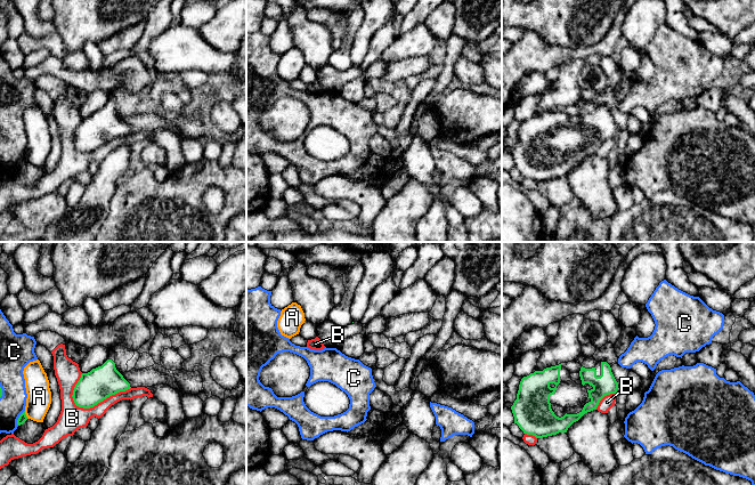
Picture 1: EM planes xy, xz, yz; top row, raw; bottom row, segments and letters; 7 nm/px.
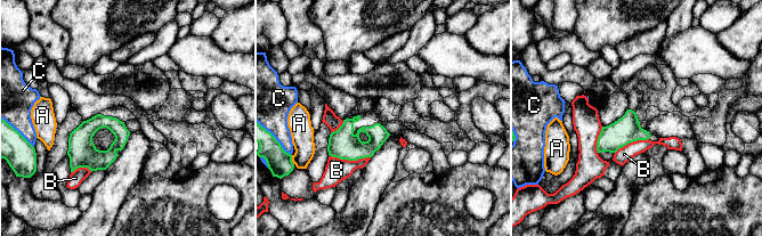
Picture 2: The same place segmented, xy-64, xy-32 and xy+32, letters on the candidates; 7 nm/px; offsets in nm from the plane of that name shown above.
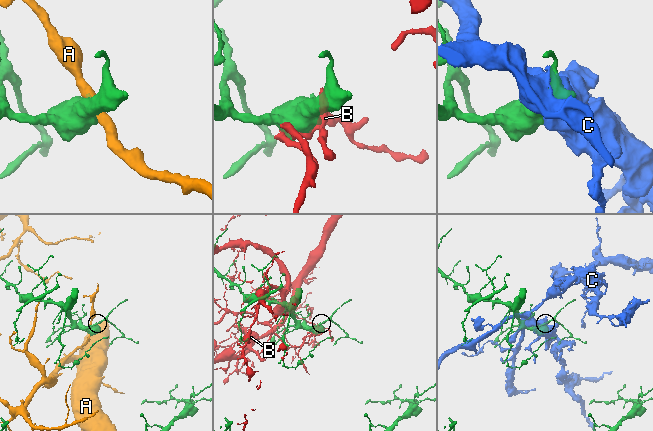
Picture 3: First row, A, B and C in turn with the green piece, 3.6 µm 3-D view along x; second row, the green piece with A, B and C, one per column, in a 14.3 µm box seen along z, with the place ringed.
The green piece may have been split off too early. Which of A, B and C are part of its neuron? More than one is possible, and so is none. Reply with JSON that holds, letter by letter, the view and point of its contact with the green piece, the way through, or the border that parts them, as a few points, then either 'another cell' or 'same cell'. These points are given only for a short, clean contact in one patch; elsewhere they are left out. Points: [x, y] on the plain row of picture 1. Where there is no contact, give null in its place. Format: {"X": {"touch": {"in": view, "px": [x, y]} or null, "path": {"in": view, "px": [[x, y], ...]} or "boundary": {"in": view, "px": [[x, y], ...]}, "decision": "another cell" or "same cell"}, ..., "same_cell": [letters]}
{"A": {"touch": {"in": "xy", "px": [25, 159]}, "boundary": {"in": "xy", "px": [[24, 155], [27, 162]]}, "decision": "another cell"}, "B": {"touch": {"in": "xy", "px": [98, 146]}, "decision": "another cell"}, "C": {"touch": {"in": "xy", "px": [18, 162]}, "decision": "another cell"}, "same_cell": []}

